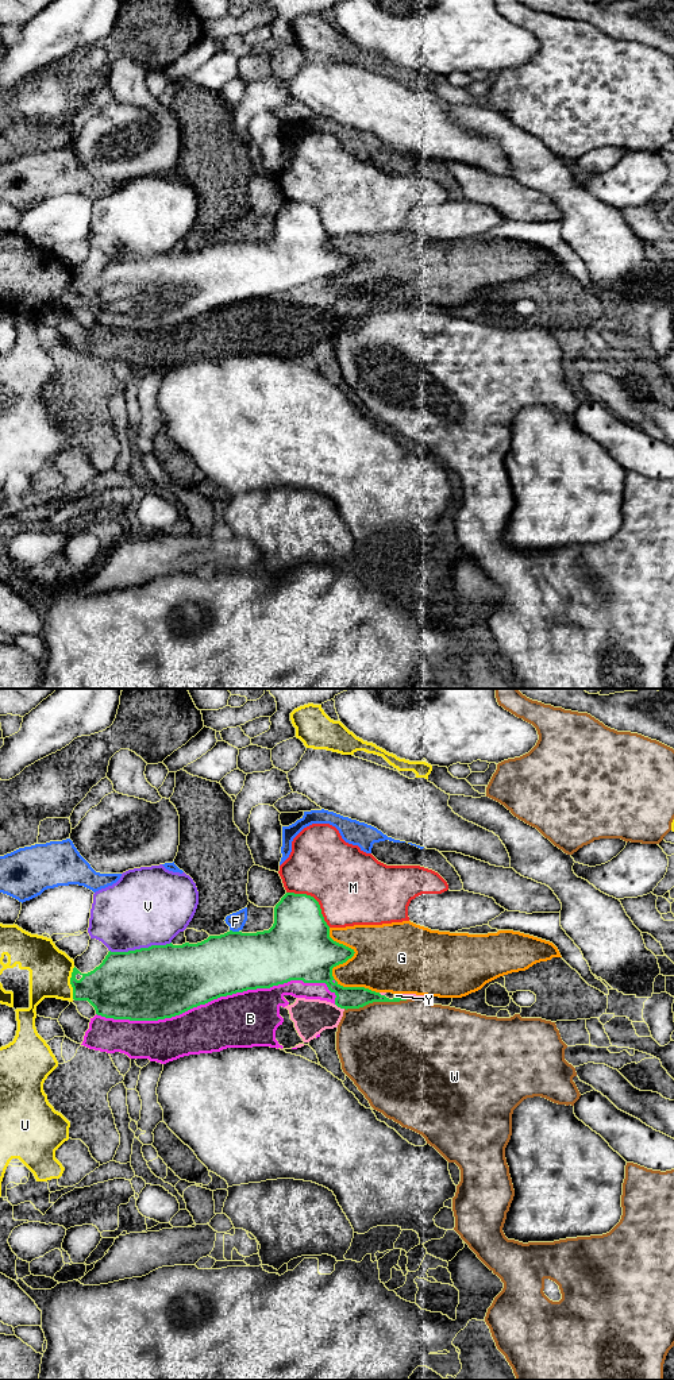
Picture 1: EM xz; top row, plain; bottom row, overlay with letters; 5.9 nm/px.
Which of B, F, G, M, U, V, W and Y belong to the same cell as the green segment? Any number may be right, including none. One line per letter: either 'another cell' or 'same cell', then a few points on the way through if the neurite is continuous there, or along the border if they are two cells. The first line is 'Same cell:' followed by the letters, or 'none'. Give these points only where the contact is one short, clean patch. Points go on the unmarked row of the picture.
Same cell: none
B: another cell
F: another cell
G: another cell
M: another cell
U: another cell
V: another cell
W: another cell
Y: another cell

